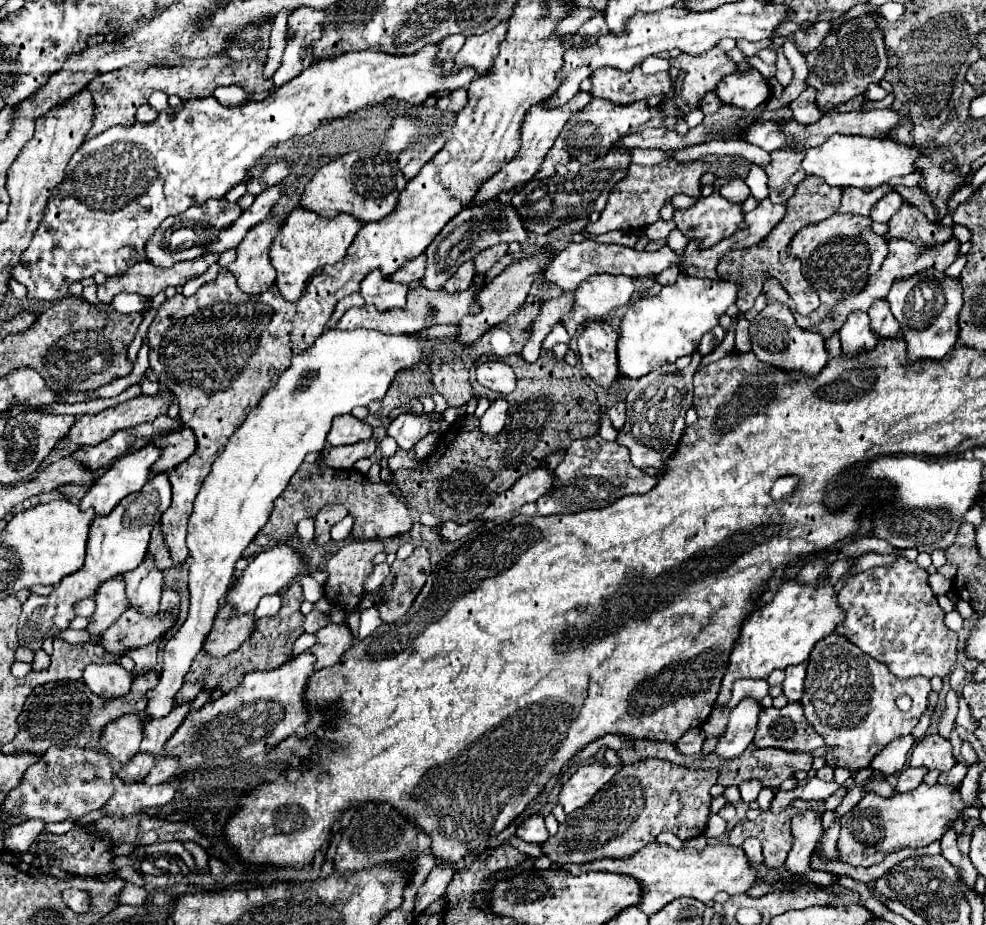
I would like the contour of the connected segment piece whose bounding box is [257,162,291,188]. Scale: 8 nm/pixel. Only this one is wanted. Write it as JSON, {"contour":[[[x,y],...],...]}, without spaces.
{"contour":[[[275,162],[269,168],[265,168],[263,178],[257,178],[257,180],[261,180],[263,188],[267,188],[267,186],[273,186],[273,184],[279,184],[281,180],[285,180],[289,176],[289,172],[291,172],[291,166],[287,162]]]}

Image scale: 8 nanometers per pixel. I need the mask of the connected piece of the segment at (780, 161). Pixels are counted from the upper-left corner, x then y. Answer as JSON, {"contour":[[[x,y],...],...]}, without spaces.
{"contour":[[[775,150],[771,152],[771,164],[765,166],[769,176],[769,198],[779,202],[787,202],[793,194],[797,184],[807,176],[801,168],[801,160],[805,150]]]}

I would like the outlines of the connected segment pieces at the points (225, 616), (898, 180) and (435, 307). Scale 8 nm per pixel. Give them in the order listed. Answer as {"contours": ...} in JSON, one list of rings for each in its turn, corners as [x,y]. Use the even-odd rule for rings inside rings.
{"contours":[[[[227,604],[219,610],[213,628],[205,640],[205,652],[211,656],[227,656],[229,652],[235,652],[247,638],[251,638],[255,630],[255,614],[237,614],[233,604]]],[[[915,172],[902,177],[891,178],[887,182],[887,184],[890,184],[894,187],[898,185],[912,187],[912,186],[916,186],[920,180],[921,180],[921,174],[919,174],[918,172]]],[[[477,274],[471,282],[471,286],[465,292],[427,292],[425,288],[413,288],[407,294],[407,306],[405,308],[393,308],[393,312],[375,312],[375,308],[371,306],[361,306],[361,308],[351,308],[343,314],[343,318],[339,320],[337,328],[341,330],[353,330],[353,328],[371,328],[371,330],[379,330],[383,334],[409,334],[409,332],[419,332],[421,328],[429,328],[435,324],[459,324],[463,316],[469,314],[477,314],[481,304],[477,300],[479,288],[485,286],[487,280],[483,274]],[[429,314],[435,314],[433,318],[429,318]]]]}

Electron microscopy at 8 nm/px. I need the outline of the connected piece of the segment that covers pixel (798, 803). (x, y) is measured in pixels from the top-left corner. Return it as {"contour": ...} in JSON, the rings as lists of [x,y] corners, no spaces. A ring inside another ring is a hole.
{"contour":[[[793,800],[793,804],[783,814],[773,812],[761,812],[757,820],[743,820],[729,832],[729,844],[741,846],[747,838],[757,838],[763,846],[763,860],[771,868],[779,868],[785,864],[785,858],[793,844],[791,834],[791,818],[797,812],[803,812],[807,808],[815,808],[819,812],[825,810],[823,802],[805,802],[805,800]]]}

